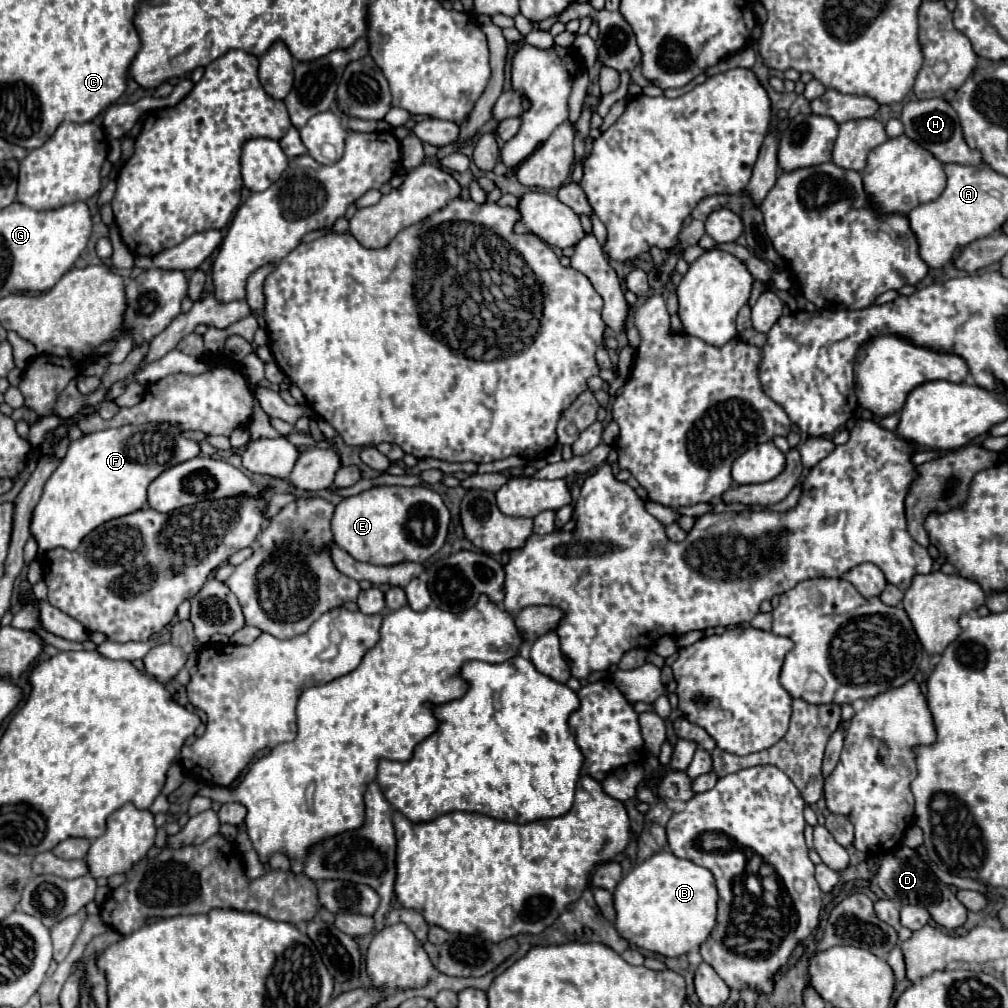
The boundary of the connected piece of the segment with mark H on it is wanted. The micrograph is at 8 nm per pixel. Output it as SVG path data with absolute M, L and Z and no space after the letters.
M941 97L927 99L927 101L909 101L901 111L901 123L905 127L905 137L909 137L915 143L919 143L921 147L925 147L943 165L947 165L947 163L979 165L981 163L981 153L969 149L967 143L963 141L959 117L957 117L955 109L949 105L949 101L945 101Z

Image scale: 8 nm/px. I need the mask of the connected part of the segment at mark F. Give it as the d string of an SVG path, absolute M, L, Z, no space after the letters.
M145 423L145 425L123 425L117 429L103 429L95 431L91 435L85 435L77 441L69 443L67 455L61 459L59 467L53 471L53 475L47 479L43 487L43 495L33 509L31 519L31 535L37 541L37 553L43 555L45 551L51 551L55 547L65 549L77 549L81 539L89 535L95 527L101 523L107 523L115 517L129 515L137 509L141 509L147 501L147 487L149 483L159 477L165 469L183 463L187 459L193 459L199 455L199 443L191 441L187 437L181 437L181 431L173 425L163 423Z

